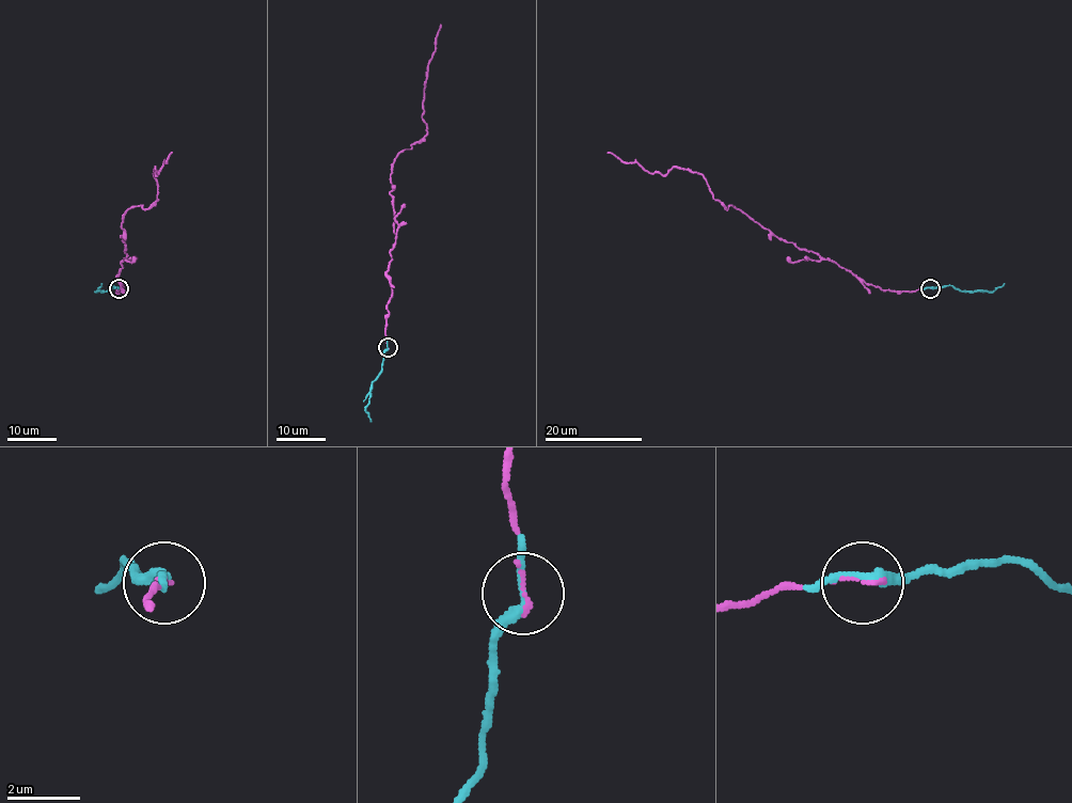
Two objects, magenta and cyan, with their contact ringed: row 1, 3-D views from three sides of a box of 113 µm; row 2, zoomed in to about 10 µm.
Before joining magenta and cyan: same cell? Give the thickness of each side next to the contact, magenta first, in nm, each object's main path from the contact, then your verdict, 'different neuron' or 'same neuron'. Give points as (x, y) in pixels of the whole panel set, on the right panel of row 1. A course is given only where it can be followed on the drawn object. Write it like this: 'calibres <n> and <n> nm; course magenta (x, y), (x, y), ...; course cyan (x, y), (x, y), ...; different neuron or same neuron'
calibres 100 and 280 nm; course magenta (930, 288), (867, 284), (731, 205), (725, 208), (700, 173), (677, 168), (649, 173), (608, 152); course cyan (930, 288), (954, 285), (965, 292), (991, 292), (1005, 283); same neuron

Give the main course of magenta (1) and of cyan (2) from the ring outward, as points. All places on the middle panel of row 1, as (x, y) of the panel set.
1: (388, 347), (391, 284), (387, 271), (396, 235), (391, 164), (426, 132), (424, 89), (440, 25)
2: (388, 347), (381, 371), (372, 382), (365, 408), (371, 422)

